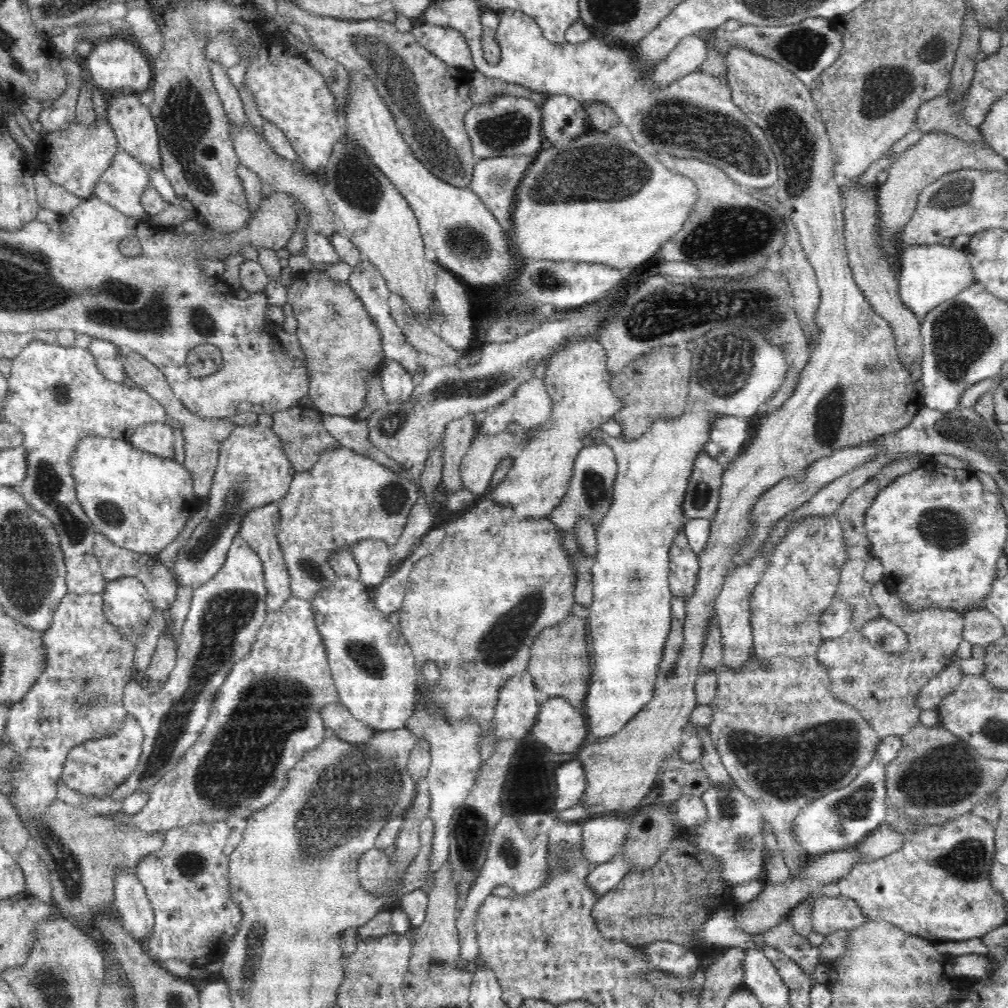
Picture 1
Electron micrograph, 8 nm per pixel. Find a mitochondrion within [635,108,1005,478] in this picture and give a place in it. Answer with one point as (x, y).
(730, 229)

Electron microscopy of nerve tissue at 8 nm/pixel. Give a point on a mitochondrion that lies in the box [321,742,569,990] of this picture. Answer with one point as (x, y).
(471, 829)

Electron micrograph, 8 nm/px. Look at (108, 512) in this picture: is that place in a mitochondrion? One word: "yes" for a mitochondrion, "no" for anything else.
yes

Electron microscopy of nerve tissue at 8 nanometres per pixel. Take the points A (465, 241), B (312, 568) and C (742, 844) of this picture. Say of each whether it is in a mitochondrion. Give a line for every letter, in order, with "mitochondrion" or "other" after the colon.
A: mitochondrion
B: mitochondrion
C: mitochondrion

